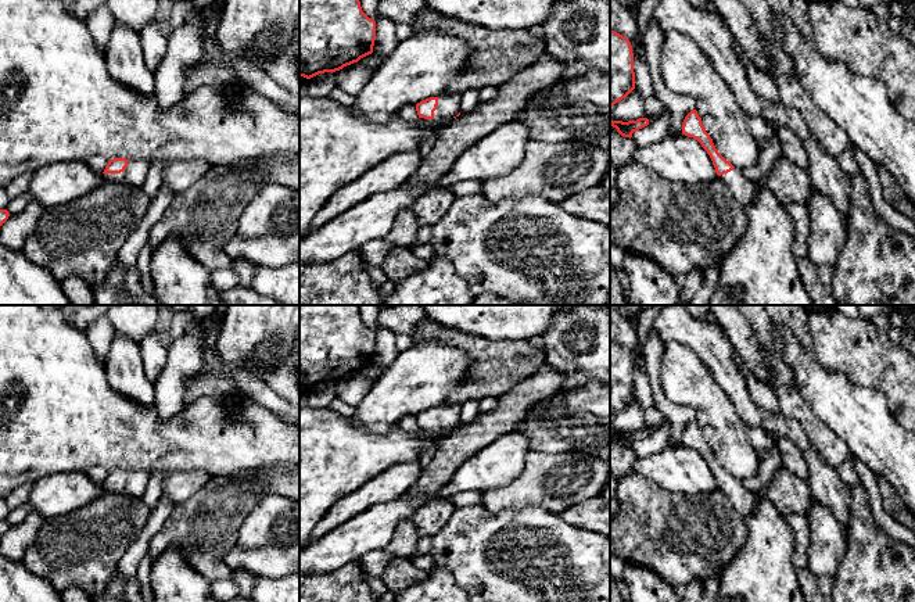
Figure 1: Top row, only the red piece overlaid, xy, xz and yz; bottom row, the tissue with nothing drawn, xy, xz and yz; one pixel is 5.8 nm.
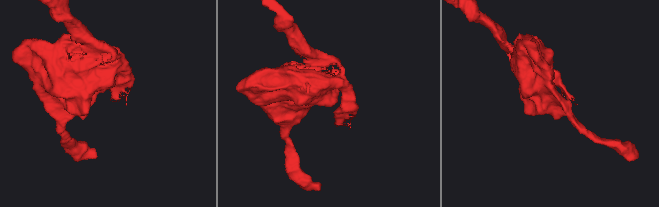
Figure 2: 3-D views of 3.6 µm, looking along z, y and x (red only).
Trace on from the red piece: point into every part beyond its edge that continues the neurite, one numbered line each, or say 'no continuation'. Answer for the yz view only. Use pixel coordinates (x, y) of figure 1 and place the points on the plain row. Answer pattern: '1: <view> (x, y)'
1: yz (743, 501)

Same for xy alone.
1: xy (135, 484)

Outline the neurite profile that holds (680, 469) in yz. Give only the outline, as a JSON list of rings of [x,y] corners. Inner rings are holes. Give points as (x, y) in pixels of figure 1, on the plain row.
[[[685,445],[665,447],[652,456],[639,458],[634,472],[670,492],[696,495],[718,488],[707,462]]]

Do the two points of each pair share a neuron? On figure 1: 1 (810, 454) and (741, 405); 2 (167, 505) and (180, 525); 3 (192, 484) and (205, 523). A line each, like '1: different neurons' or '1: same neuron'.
1: same neuron
2: different neurons
3: different neurons

